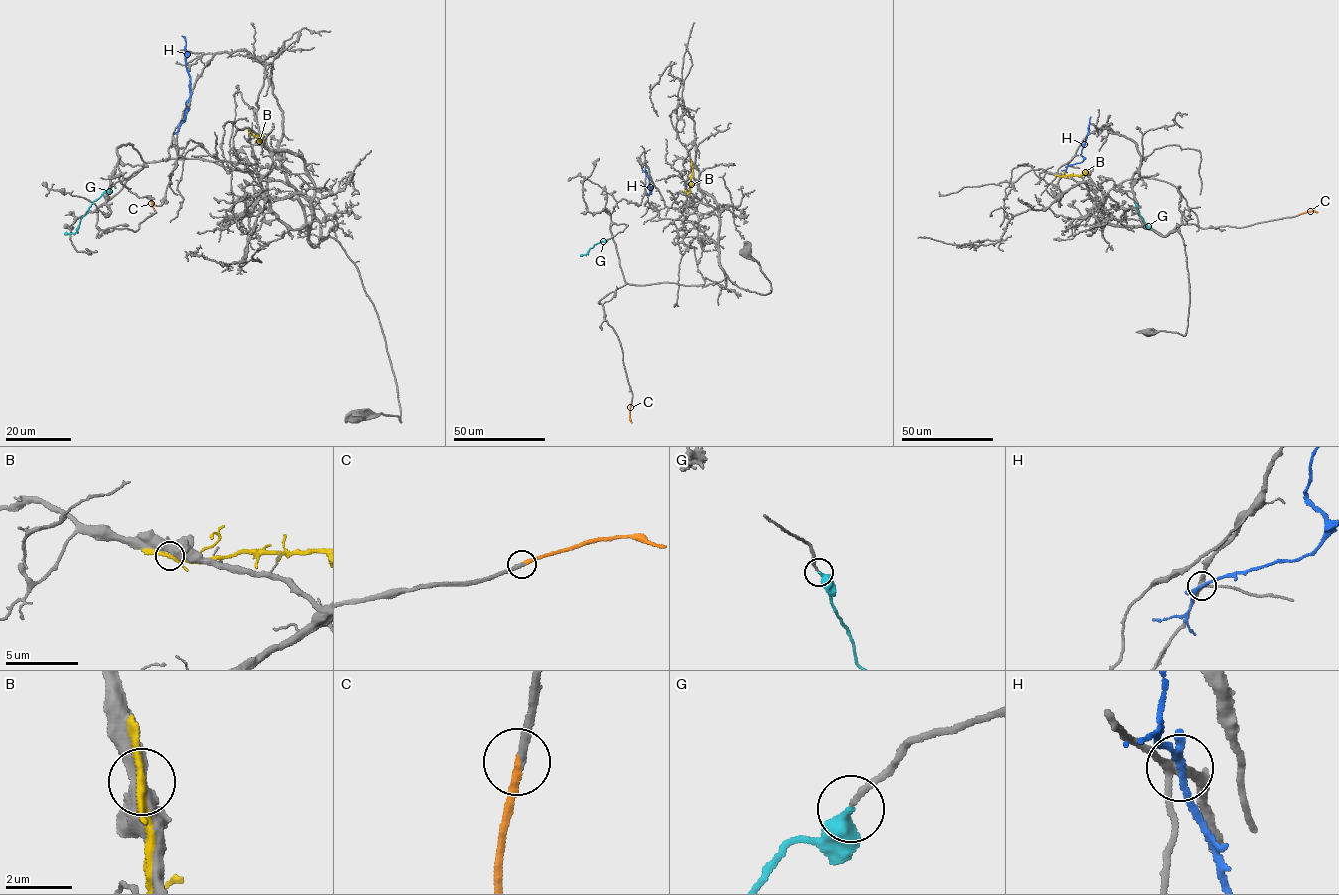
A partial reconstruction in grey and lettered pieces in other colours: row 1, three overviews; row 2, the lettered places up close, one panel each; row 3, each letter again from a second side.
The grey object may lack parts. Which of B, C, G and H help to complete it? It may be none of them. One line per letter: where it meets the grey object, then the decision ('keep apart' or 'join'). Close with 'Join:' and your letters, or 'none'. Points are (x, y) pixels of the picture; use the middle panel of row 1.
B: meets grey at (691, 163); keep apart
C: meets grey at (631, 404); join
G: meets grey at (606, 240); join
H: meets grey at (646, 172); keep apart
Join: C, G

